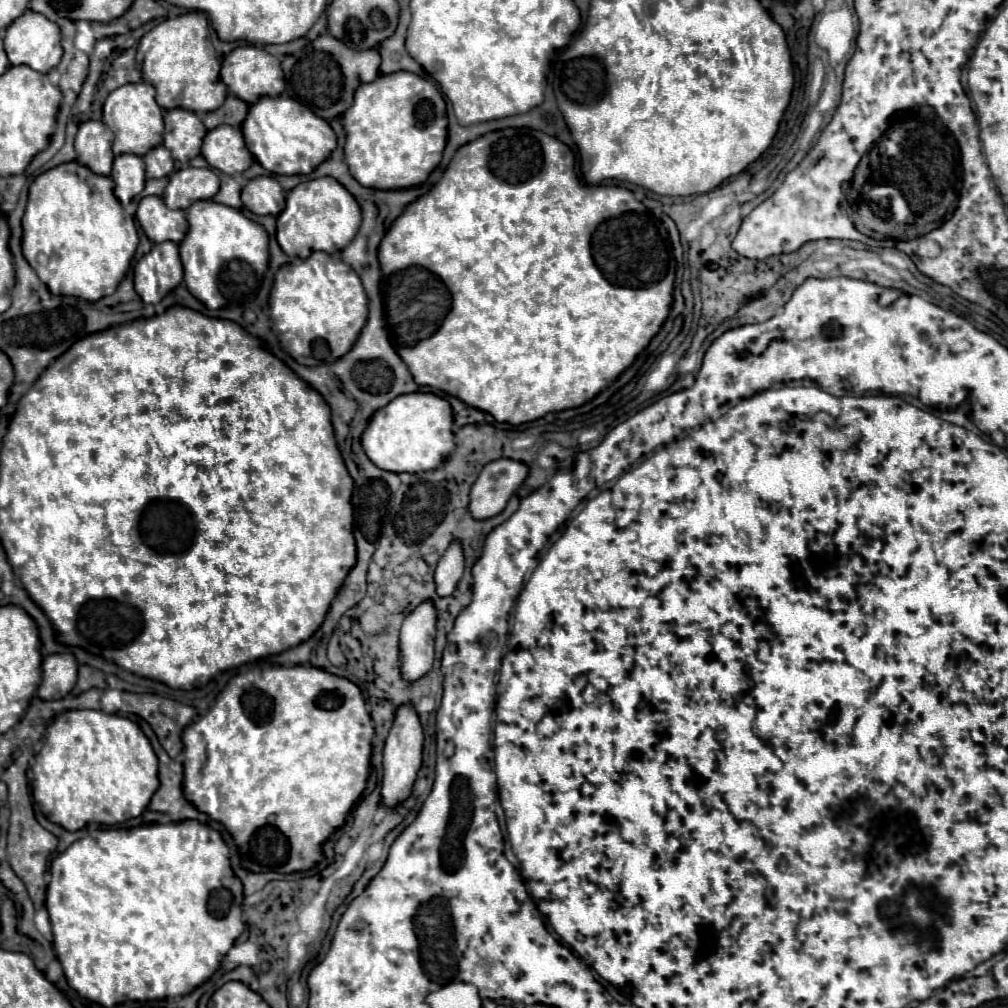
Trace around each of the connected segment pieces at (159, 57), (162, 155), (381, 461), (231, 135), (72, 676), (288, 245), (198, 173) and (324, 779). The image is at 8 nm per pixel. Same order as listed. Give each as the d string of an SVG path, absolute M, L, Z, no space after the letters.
M188 12L176 18L168 18L146 32L137 47L136 61L142 64L142 78L156 88L156 98L160 94L160 106L170 108L186 108L190 112L212 112L222 106L226 100L226 84L220 80L220 60L216 58L214 46L210 42L210 26L204 12Z
M158 146L158 148L152 148L146 156L144 156L144 162L146 162L146 176L148 178L164 178L172 172L174 168L174 160L170 156L170 152L164 148L164 146Z
M412 392L394 398L380 408L366 432L362 434L366 456L382 470L390 472L426 472L438 468L454 448L452 434L452 408L432 393Z
M226 124L206 134L202 156L212 168L224 174L242 174L254 162L254 156L242 140L242 130Z
M50 654L42 664L42 684L38 688L38 696L42 700L60 700L64 698L78 680L78 662L74 654Z
M316 178L316 180L302 182L294 190L288 192L286 208L278 216L278 234L276 234L276 238L278 238L278 244L282 246L282 250L292 258L308 258L316 250L334 254L334 252L344 250L352 242L360 224L362 224L362 214L360 214L360 206L354 200L354 196L334 178Z
M186 168L170 176L162 198L168 208L186 210L198 200L210 200L218 190L220 180L210 168Z
M314 666L254 668L254 670L234 676L226 684L226 688L220 692L216 704L204 716L200 716L200 720L194 720L190 726L184 728L184 734L182 734L182 742L184 742L184 796L196 810L206 812L212 820L224 824L224 828L232 834L234 842L238 844L240 854L248 856L248 858L244 858L246 862L242 862L242 868L246 868L248 872L266 872L266 870L280 872L280 874L304 872L304 870L310 870L316 862L320 862L324 858L322 844L330 838L330 834L338 826L342 826L346 822L350 808L364 792L370 774L374 734L372 718L366 710L362 692L348 678L334 676L334 674L314 668Z

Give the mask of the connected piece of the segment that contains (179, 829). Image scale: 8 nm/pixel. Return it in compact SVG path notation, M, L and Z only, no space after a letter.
M184 820L174 824L148 824L138 828L96 828L84 838L76 840L62 854L58 854L50 864L50 884L46 892L46 908L50 914L50 922L54 924L54 950L64 968L64 976L68 984L84 998L98 1002L102 1006L116 1006L126 1000L144 1002L144 1000L160 1000L168 996L184 996L204 984L220 966L224 954L232 948L234 940L242 934L242 882L234 876L230 868L230 852L224 844L222 836L196 820Z

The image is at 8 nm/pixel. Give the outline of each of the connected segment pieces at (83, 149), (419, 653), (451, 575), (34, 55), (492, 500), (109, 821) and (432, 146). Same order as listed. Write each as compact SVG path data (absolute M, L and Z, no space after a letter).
M98 120L82 122L74 142L78 162L88 166L94 174L110 176L112 160L114 160L112 140L114 140L114 134L102 122Z
M422 602L406 616L400 630L400 672L402 680L416 682L432 670L436 636L436 610L432 602Z
M452 542L446 554L440 558L436 572L434 572L434 582L436 582L436 594L438 596L450 596L456 590L456 584L460 582L464 572L464 556L462 548L458 542Z
M26 10L18 20L14 20L8 30L6 30L6 38L4 38L4 50L8 54L10 64L26 64L32 70L38 72L50 72L52 68L56 68L62 60L62 44L60 44L60 28L58 24L50 22L48 18L44 18L38 12Z
M500 458L486 464L470 490L470 514L476 520L486 520L500 514L508 498L526 476L528 466L510 458Z
M68 710L56 716L32 772L32 796L40 810L70 832L88 822L114 826L140 816L160 784L158 756L142 728L130 718L102 710Z
M412 72L380 74L374 82L358 86L352 106L344 112L344 158L350 174L362 186L376 190L418 186L442 160L446 126L446 102L430 80Z

